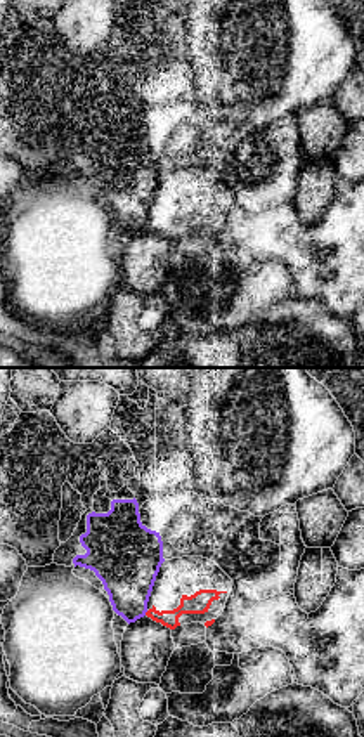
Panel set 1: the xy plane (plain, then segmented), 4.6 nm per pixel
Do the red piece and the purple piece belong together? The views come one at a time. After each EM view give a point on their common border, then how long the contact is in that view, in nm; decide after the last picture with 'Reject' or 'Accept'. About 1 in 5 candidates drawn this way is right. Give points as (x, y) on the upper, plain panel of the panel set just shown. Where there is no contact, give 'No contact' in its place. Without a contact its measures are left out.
Touches red at (146, 224). Shared border 30 nm

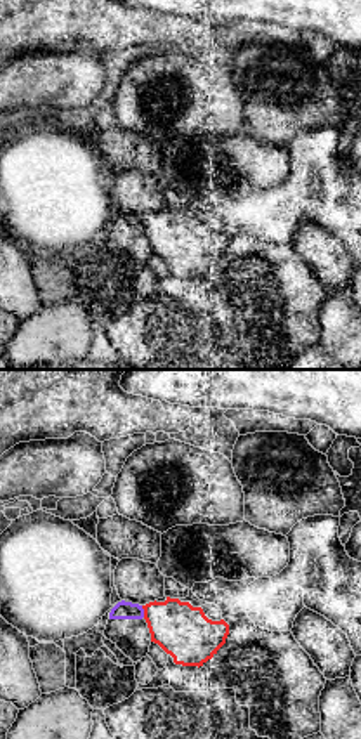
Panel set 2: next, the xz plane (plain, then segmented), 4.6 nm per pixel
Touches red at (144, 222). Shared border 60 nm

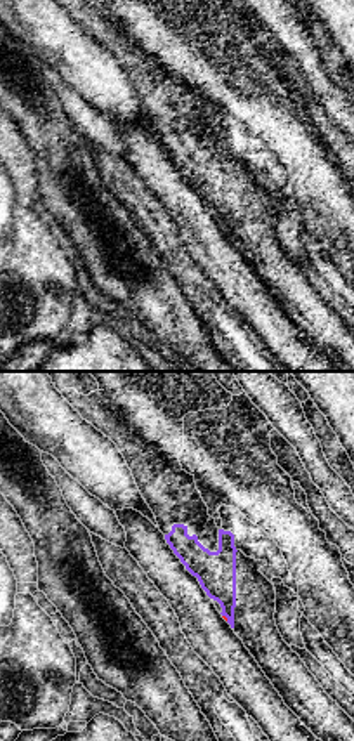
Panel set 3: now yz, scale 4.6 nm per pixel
Touches red at (226, 229). Shared border 40 nm

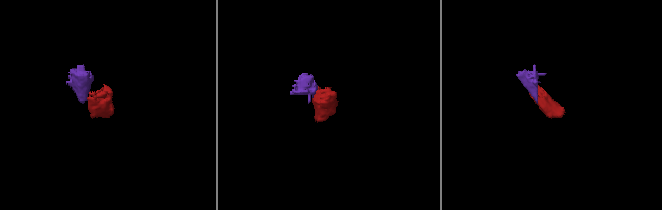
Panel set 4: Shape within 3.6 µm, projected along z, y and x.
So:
Reject

